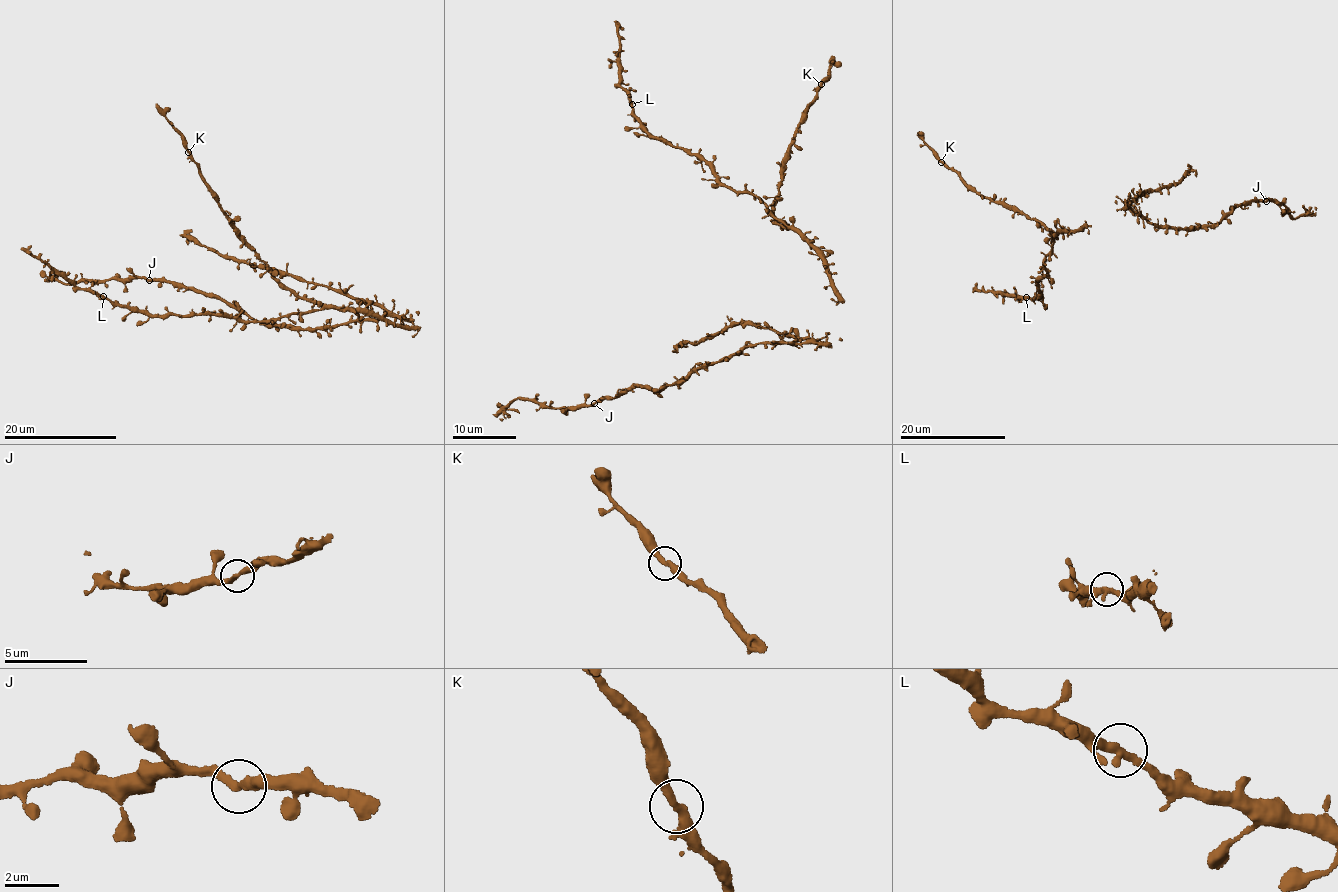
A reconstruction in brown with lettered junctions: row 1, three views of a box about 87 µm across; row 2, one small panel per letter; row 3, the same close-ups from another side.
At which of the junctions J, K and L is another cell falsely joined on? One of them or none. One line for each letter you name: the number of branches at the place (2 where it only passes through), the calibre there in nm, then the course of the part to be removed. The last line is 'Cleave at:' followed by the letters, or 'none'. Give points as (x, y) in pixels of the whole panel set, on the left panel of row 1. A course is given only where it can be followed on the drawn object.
Cleave at: none

